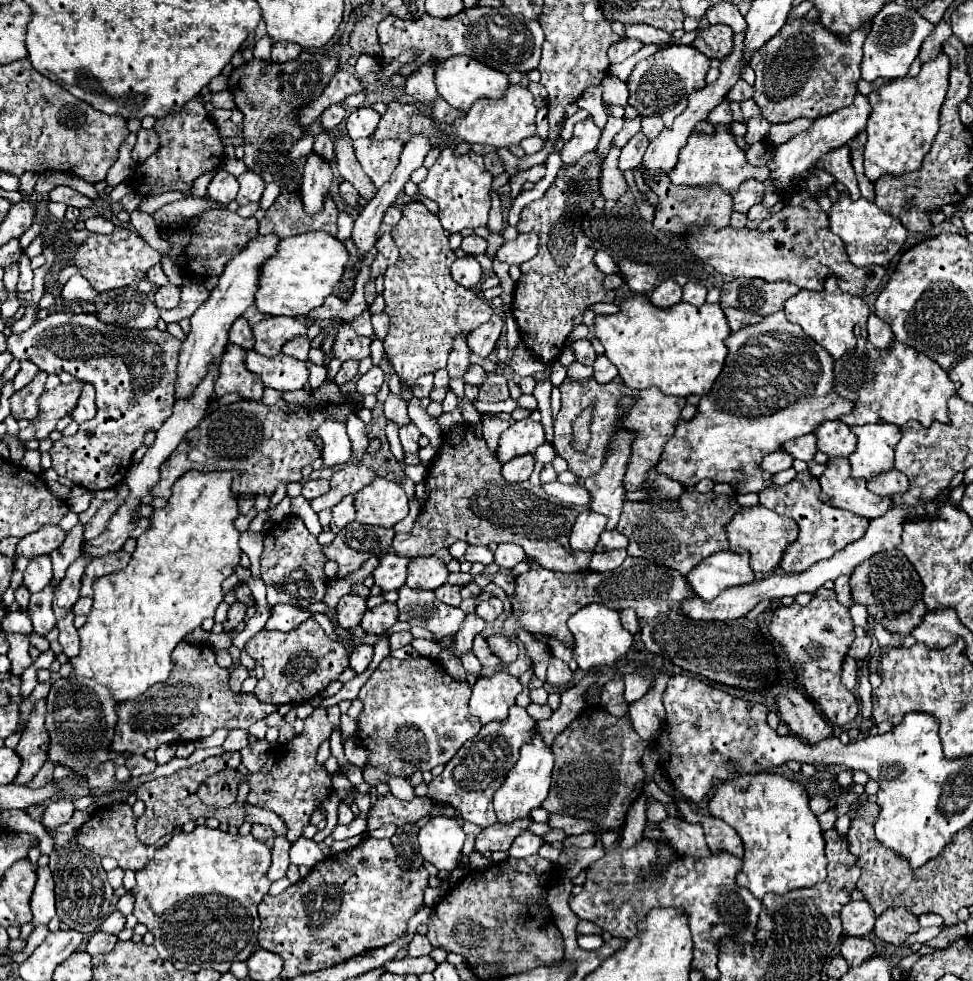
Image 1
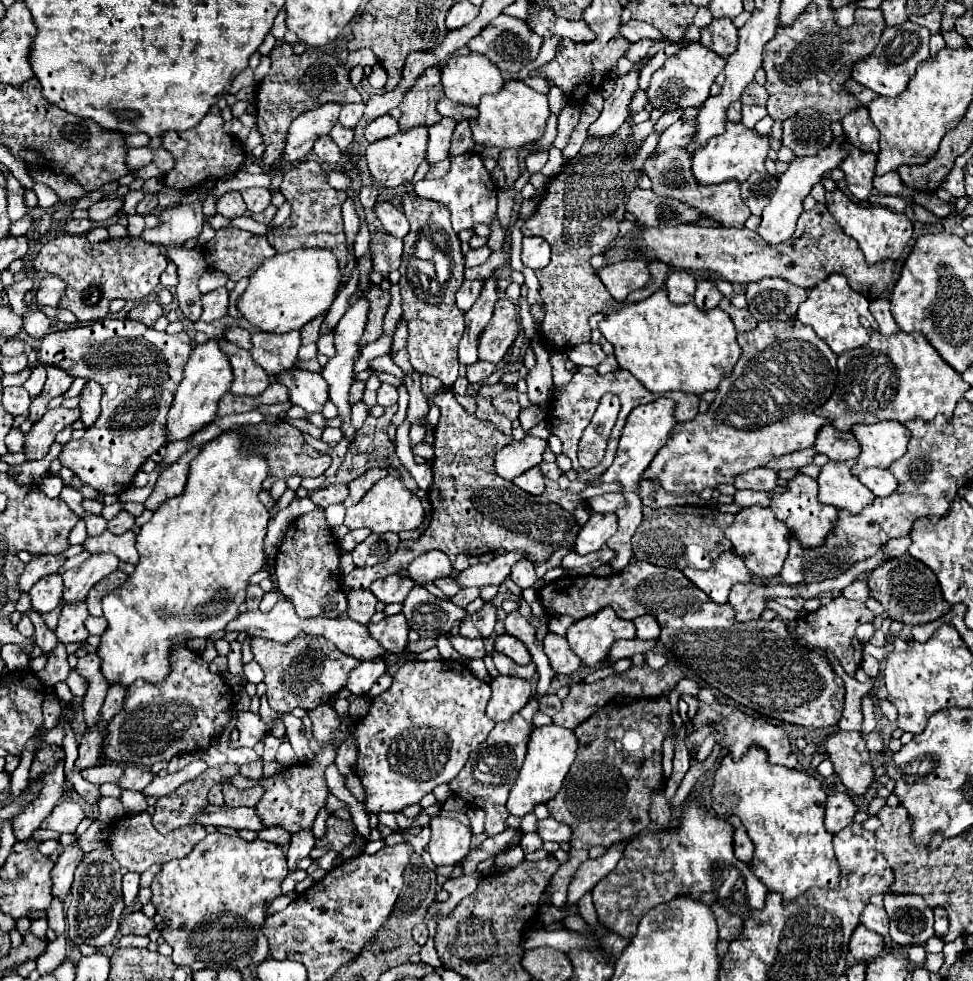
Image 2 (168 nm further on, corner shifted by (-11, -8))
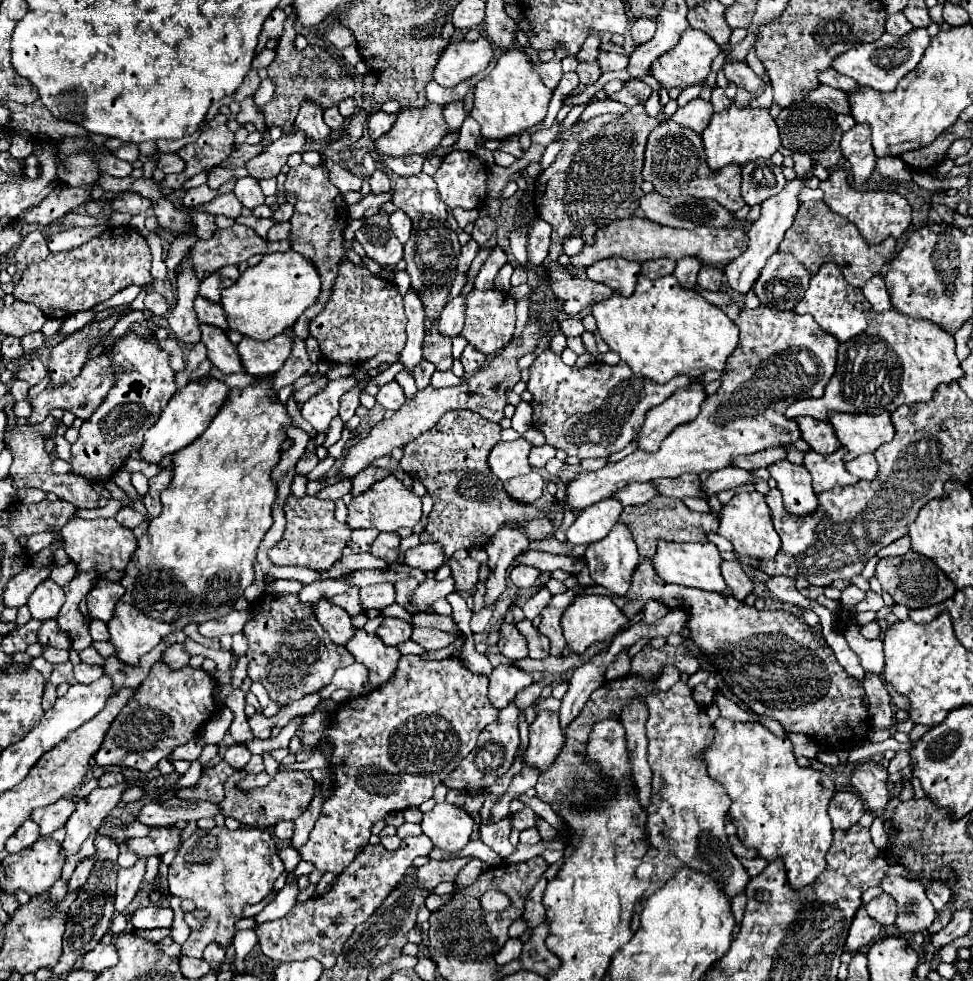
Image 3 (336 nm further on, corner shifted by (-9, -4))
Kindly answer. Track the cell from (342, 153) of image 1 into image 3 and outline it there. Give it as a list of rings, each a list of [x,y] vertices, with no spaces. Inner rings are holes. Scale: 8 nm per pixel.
[[[400,210],[392,212],[390,214],[390,226],[392,226],[392,232],[396,234],[396,238],[406,244],[406,240],[410,238],[410,230],[412,230],[412,222],[406,214],[402,214]]]

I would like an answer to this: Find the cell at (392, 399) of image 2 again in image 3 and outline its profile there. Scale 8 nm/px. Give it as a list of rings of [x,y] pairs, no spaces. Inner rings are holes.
[[[388,382],[380,388],[380,392],[376,394],[376,400],[386,410],[398,410],[406,402],[406,396],[404,396],[402,388],[398,386],[398,382]]]

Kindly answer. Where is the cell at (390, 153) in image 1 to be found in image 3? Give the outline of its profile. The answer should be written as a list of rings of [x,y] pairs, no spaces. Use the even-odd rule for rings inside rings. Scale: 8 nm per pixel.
[[[428,104],[426,108],[402,108],[390,132],[376,140],[378,156],[412,156],[426,154],[446,136],[442,108]]]

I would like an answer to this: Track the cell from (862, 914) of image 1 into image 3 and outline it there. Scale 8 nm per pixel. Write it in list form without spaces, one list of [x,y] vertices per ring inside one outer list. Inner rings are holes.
[[[882,894],[878,898],[874,898],[872,902],[868,902],[864,906],[864,910],[870,914],[870,918],[874,918],[878,924],[882,926],[890,926],[894,924],[894,914],[896,914],[896,906],[894,900],[888,894]]]

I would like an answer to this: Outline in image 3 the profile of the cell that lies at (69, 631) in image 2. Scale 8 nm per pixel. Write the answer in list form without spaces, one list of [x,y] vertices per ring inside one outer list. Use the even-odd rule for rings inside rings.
[[[50,618],[42,624],[42,628],[38,630],[38,642],[42,646],[58,646],[58,648],[66,648],[66,650],[72,646],[70,634],[66,630],[58,628],[56,618]]]

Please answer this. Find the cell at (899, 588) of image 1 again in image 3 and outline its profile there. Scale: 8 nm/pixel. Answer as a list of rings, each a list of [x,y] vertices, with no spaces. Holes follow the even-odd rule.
[[[908,552],[902,556],[890,556],[890,558],[882,558],[876,566],[876,578],[882,584],[882,590],[888,592],[896,604],[902,604],[910,610],[914,608],[928,608],[934,604],[940,604],[948,598],[952,598],[956,594],[954,584],[946,578],[946,574],[926,556],[916,554],[916,552]]]

